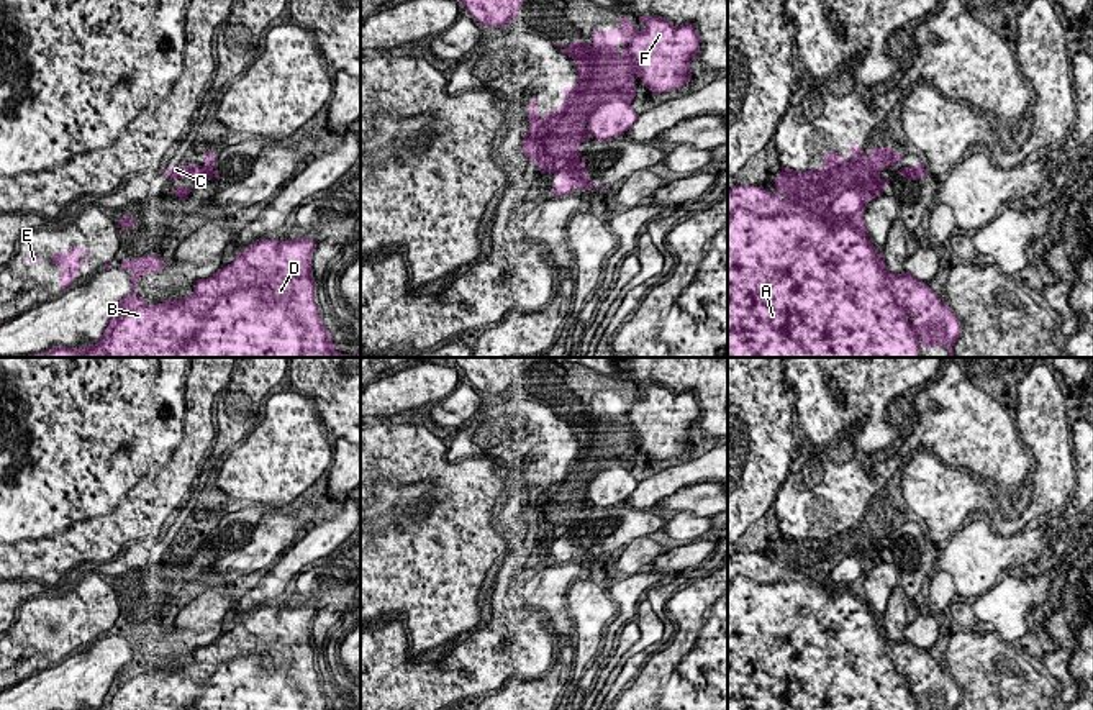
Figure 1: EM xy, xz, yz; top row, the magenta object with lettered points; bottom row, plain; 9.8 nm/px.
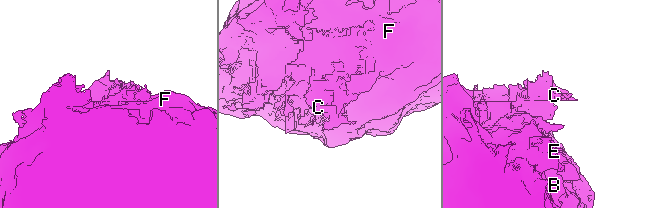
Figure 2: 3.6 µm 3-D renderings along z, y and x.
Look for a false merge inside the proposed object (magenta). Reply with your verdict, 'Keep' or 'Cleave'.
Keep

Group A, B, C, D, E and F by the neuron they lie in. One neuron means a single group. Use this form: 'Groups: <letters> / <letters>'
Groups: A B C D E F

